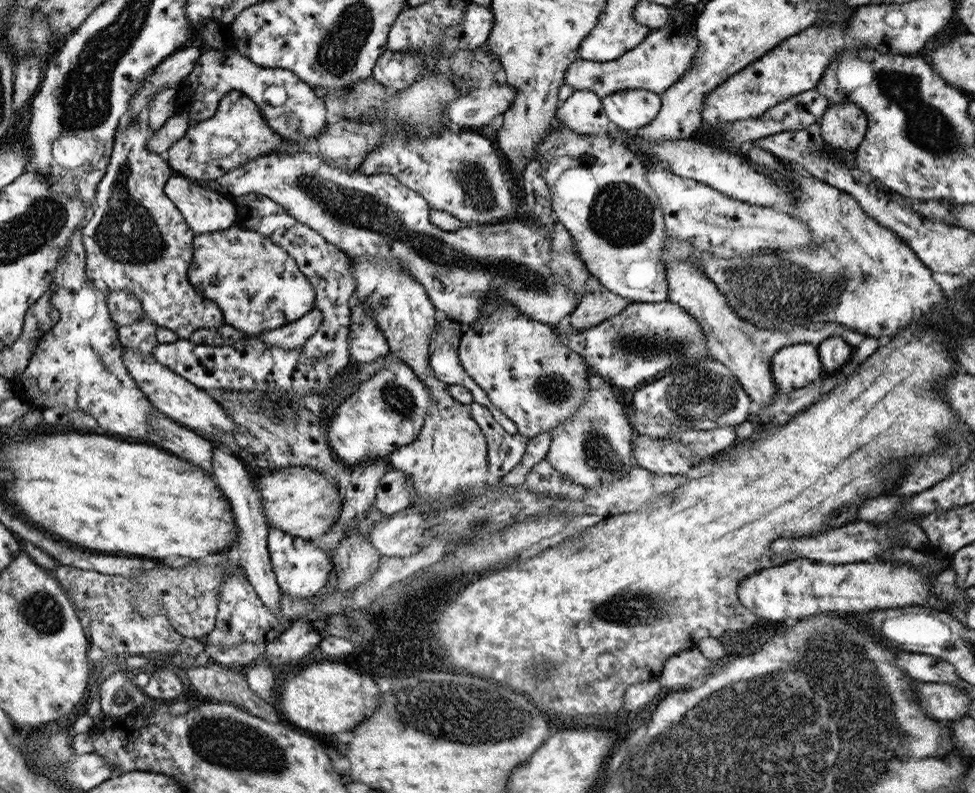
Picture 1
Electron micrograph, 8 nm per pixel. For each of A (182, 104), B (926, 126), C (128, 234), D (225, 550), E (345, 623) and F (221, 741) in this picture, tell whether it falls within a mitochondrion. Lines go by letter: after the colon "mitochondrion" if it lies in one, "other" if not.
A: other
B: mitochondrion
C: mitochondrion
D: other
E: mitochondrion
F: mitochondrion

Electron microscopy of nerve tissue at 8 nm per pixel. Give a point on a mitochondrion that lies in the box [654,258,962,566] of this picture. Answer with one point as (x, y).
(703, 392)

